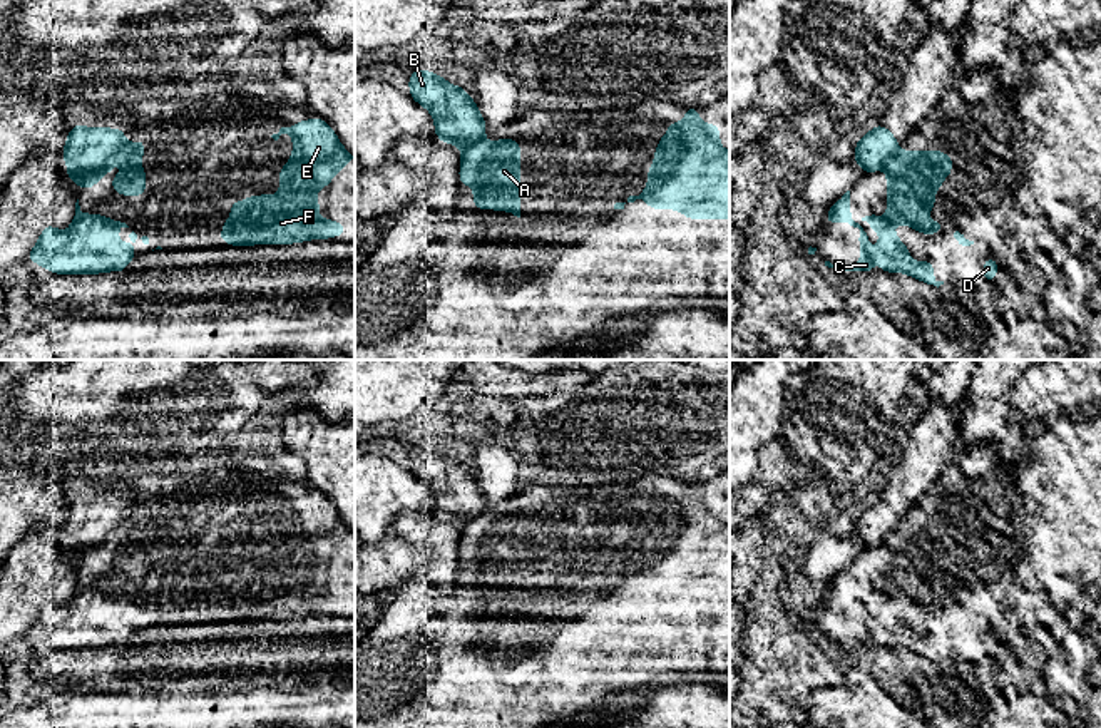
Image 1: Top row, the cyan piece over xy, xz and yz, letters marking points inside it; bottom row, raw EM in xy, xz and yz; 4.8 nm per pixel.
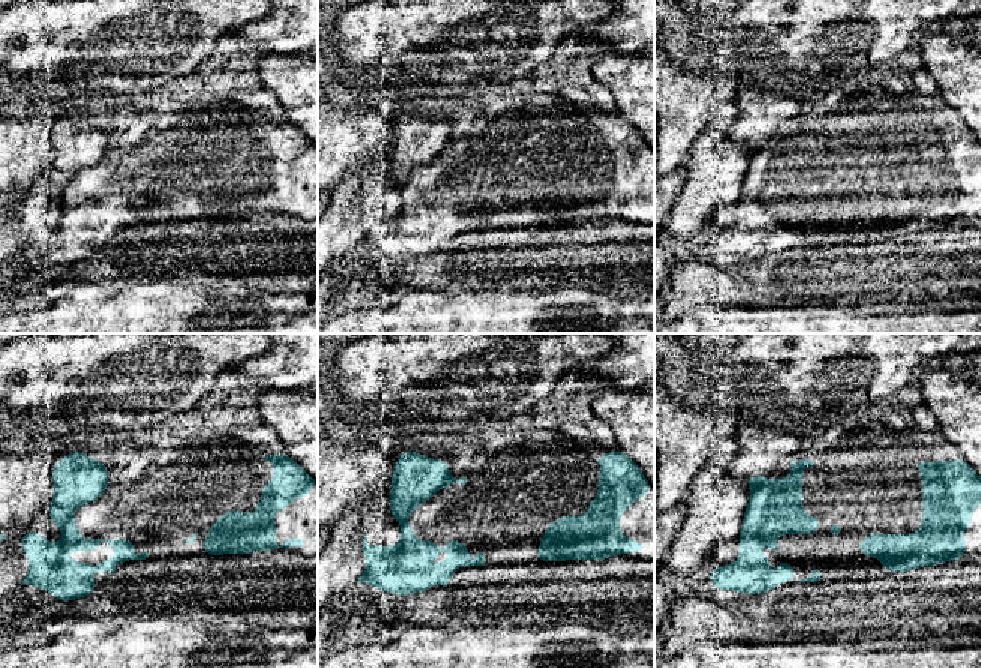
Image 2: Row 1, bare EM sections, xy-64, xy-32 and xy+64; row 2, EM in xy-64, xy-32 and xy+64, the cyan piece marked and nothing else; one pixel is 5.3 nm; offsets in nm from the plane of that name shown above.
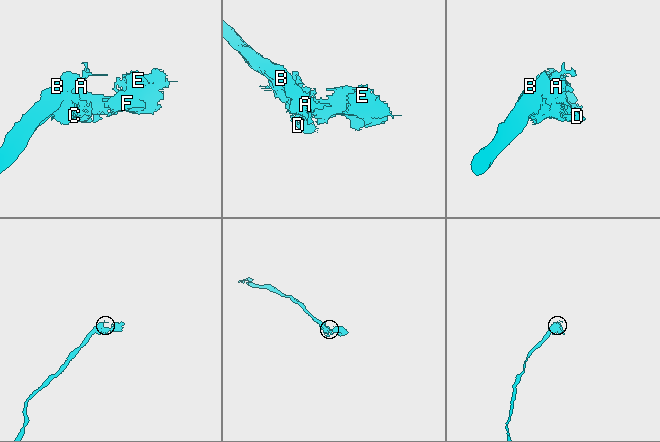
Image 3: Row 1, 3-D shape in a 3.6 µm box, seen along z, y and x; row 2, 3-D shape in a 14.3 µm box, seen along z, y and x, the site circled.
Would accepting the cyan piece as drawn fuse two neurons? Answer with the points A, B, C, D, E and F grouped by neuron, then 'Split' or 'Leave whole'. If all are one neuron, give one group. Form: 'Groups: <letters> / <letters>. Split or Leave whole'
Groups: A C D E F / B. Split

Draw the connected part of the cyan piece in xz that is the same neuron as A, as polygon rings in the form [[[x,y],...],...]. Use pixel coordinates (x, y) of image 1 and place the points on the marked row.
[[[502,136],[499,142],[485,139],[462,149],[458,182],[474,187],[475,209],[509,211],[520,218],[520,144]]]

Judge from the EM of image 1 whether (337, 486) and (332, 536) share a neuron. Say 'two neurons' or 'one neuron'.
two neurons

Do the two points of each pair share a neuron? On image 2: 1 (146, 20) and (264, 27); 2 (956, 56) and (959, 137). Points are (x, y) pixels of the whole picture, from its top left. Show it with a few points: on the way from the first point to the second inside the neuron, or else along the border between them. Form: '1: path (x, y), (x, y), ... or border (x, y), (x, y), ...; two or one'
1: border (266, 15), (243, 23), (231, 33); two
2: border (962, 120), (965, 125); two

